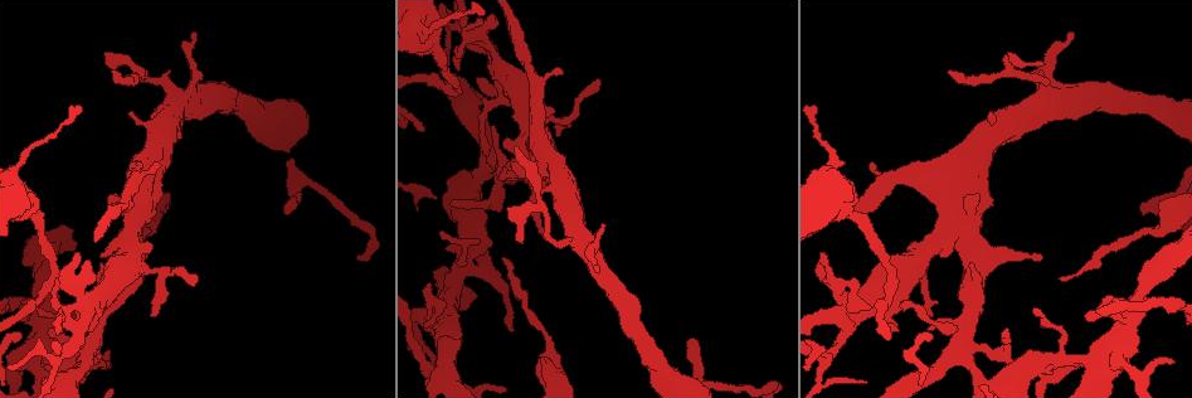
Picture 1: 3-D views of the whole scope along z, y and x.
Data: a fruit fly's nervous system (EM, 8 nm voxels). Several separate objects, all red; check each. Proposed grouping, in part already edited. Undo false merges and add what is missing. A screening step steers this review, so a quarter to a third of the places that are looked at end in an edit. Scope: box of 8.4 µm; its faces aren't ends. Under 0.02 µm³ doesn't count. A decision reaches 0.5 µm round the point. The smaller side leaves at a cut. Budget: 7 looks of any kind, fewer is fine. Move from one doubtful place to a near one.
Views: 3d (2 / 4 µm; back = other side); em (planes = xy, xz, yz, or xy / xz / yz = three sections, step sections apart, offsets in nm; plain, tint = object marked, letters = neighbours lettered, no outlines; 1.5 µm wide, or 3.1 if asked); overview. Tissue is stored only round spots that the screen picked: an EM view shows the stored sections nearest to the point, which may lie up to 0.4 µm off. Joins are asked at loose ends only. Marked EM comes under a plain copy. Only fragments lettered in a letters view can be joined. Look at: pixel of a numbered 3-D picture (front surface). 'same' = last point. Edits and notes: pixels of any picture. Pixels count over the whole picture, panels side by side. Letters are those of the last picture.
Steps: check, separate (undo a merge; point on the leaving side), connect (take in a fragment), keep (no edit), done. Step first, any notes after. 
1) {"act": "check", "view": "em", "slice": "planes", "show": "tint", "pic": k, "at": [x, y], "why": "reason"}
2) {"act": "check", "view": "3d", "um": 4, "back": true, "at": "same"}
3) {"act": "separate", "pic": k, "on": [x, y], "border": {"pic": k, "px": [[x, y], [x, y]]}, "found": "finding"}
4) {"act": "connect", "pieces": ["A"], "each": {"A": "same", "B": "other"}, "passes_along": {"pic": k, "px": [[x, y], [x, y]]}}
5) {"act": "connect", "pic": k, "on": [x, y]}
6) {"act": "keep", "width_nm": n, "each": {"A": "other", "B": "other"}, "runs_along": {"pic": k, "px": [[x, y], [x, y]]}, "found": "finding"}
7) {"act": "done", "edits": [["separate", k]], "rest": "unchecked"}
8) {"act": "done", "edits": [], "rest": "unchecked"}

{"act": "check", "view": "em", "slice": "xz", "step": 4, "show": "tint", "pic": 1, "at": [436, 50], "why": "thick turns thin"}

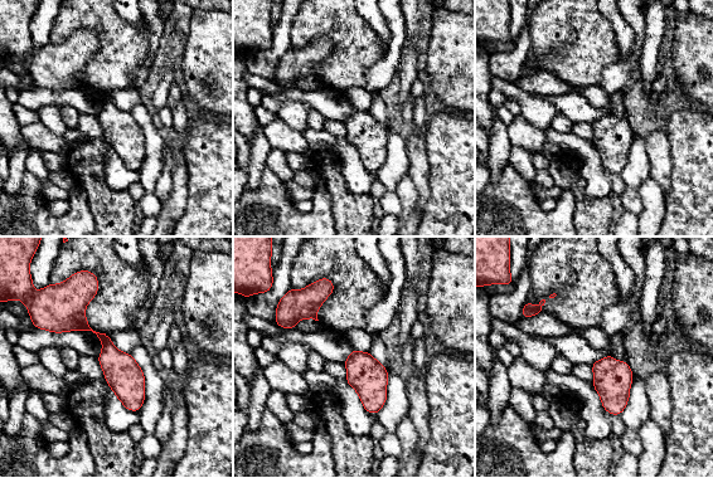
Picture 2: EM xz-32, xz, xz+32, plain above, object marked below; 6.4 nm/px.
{"act": "check", "view": "em", "slice": "planes", "show": "tint", "at": "same"}

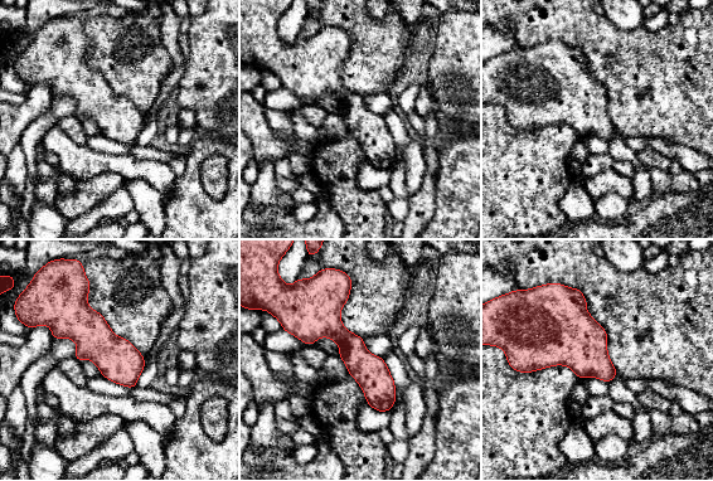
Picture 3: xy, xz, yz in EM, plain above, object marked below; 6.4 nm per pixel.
{"act": "check", "view": "em", "slice": "planes", "show": "letters", "at": "same"}

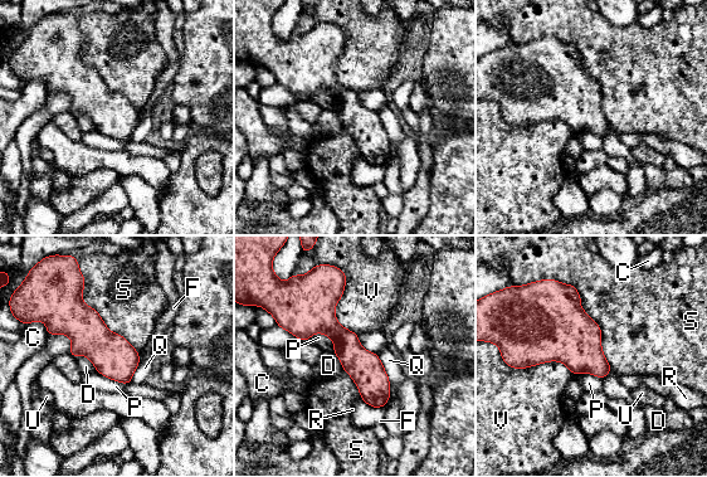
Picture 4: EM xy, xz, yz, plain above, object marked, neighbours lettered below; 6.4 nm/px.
{"act": "keep", "longest_contact_nm": ["S", 700], "each": {"C": "other", "D": "other", "F": "other", "P": "other", "Q": "other", "R": "other", "S": "other", "U": "other", "V": "other"}, "found": "all the same neuron"}

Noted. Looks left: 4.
{"act": "check", "view": "3d", "um": 4, "pic": 1, "at": [197, 279], "why": "tapers out"}

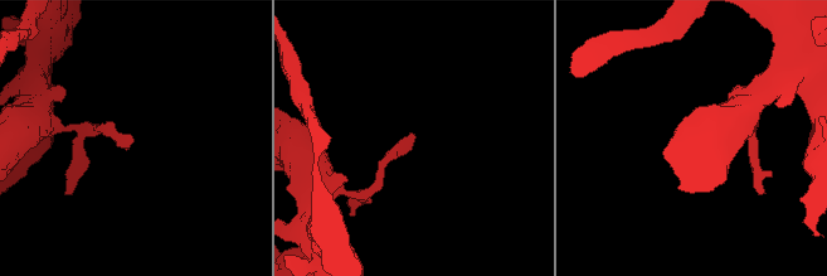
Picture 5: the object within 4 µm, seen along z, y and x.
{"act": "check", "view": "em", "slice": "planes", "show": "letters", "pic": 5, "at": [134, 139]}

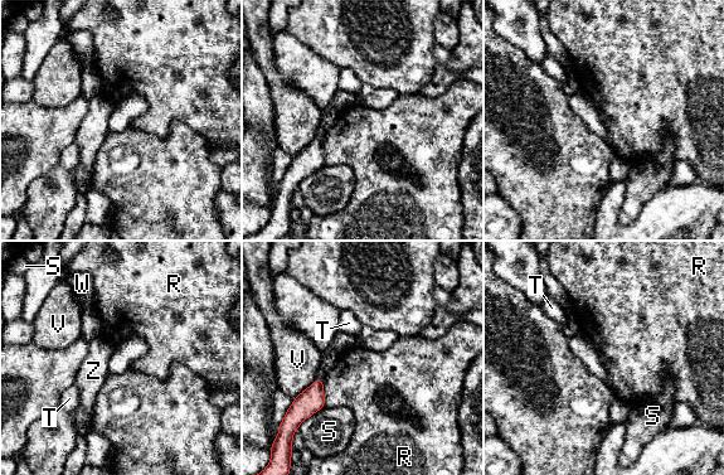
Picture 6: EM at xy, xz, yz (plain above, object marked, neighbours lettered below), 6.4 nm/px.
{"act": "keep", "each": {"R": "other", "S": "other", "T": "other", "V": "other", "W": "other", "Z": "other"}, "border": {"pic": 6, "px": [[325, 381], [324, 405]]}, "found": "no lettered fragment goes on from it"}

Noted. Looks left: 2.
{"act": "check", "view": "3d", "um": 4, "back": true, "pic": 1, "at": [503, 257], "why": "tapers out"}

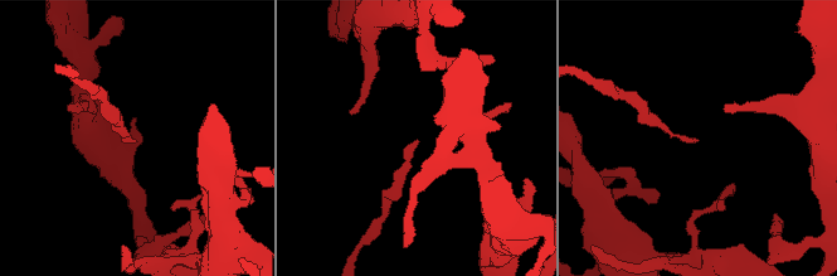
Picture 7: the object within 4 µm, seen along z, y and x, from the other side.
{"act": "check", "view": "em", "slice": "planes", "show": "letters", "pic": 7, "at": [416, 142]}

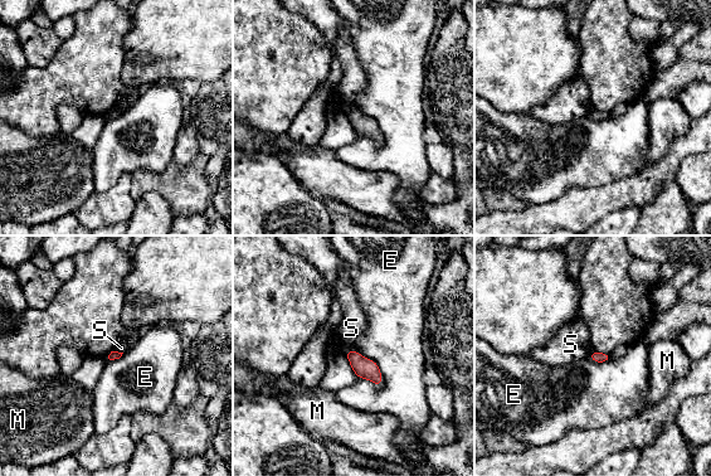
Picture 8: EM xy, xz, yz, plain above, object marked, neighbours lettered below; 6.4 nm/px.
{"act": "keep", "each": {"E": "other", "M": "other", "S": "other"}, "found": "no lettered fragment goes on from it"}

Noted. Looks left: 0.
{"act": "done", "edits": [], "rest": "unchecked"}

